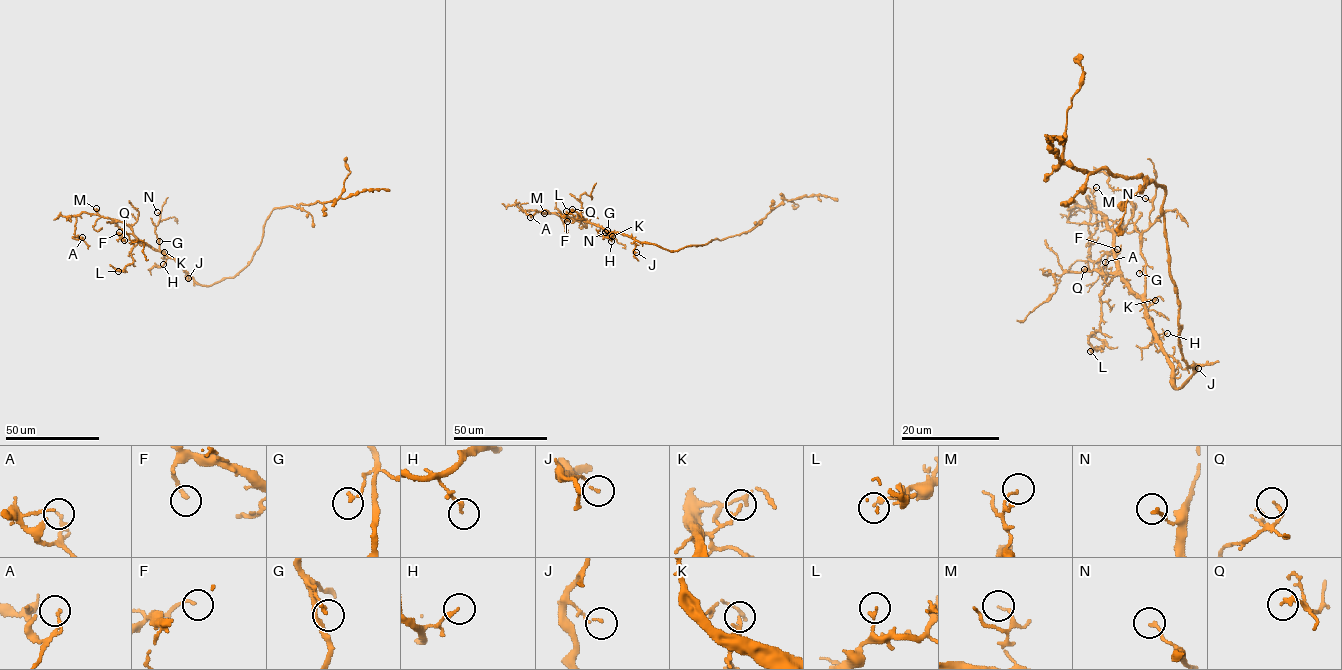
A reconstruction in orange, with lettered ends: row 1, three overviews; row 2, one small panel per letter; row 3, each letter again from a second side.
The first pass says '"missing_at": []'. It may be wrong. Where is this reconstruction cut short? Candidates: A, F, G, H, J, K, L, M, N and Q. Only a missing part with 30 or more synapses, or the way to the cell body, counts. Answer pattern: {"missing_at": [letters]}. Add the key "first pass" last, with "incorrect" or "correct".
{"missing_at": [], "first pass": "correct"}

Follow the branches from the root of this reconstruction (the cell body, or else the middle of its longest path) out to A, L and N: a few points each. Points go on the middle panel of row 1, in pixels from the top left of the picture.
A: (675, 250), (640, 243), (627, 235), (611, 233), (571, 217), (523, 210), (530, 217)
L: (675, 250), (611, 233), (573, 210), (570, 213), (566, 211)
N: (675, 250), (640, 243), (622, 233), (603, 231), (608, 235), (605, 232)

